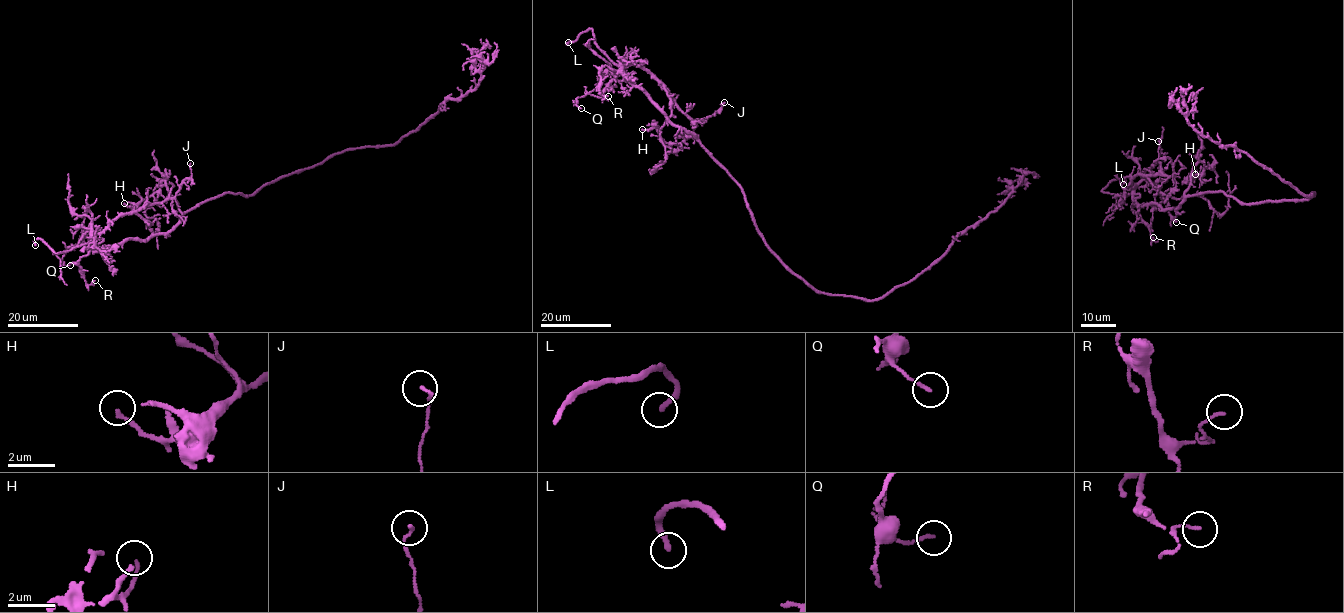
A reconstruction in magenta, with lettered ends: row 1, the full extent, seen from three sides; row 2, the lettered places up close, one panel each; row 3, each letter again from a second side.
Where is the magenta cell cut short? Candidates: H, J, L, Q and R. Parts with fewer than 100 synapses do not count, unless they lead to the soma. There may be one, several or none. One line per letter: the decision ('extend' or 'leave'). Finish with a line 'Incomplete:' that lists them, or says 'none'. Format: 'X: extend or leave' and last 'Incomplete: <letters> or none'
H: leave
J: leave
L: extend
Q: leave
R: leave
Incomplete: L

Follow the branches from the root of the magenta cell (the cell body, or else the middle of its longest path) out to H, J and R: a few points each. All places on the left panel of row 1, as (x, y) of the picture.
H: (247, 196), (224, 193), (183, 214), (164, 180), (161, 187), (135, 208), (124, 203)
J: (247, 196), (224, 193), (166, 232), (95, 246), (120, 216), (173, 198), (192, 179), (190, 163)
R: (247, 196), (224, 193), (188, 210), (166, 232), (104, 249), (92, 247), (77, 265), (85, 282), (95, 280)

